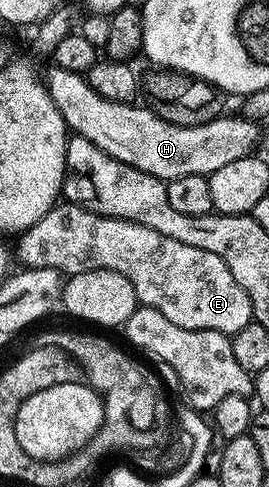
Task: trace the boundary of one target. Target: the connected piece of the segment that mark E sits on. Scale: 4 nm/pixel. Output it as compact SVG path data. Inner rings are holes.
M58 203L45 212L43 219L24 230L16 241L17 257L27 269L55 269L62 275L110 269L123 275L131 283L138 302L159 311L159 315L167 315L175 327L232 335L243 331L243 327L253 320L253 308L247 291L235 283L227 263L223 263L219 255L211 255L211 251L203 251L199 247L187 247L187 243L179 243L179 239L167 239L159 235L159 231L151 231L151 227L104 217L76 203Z

